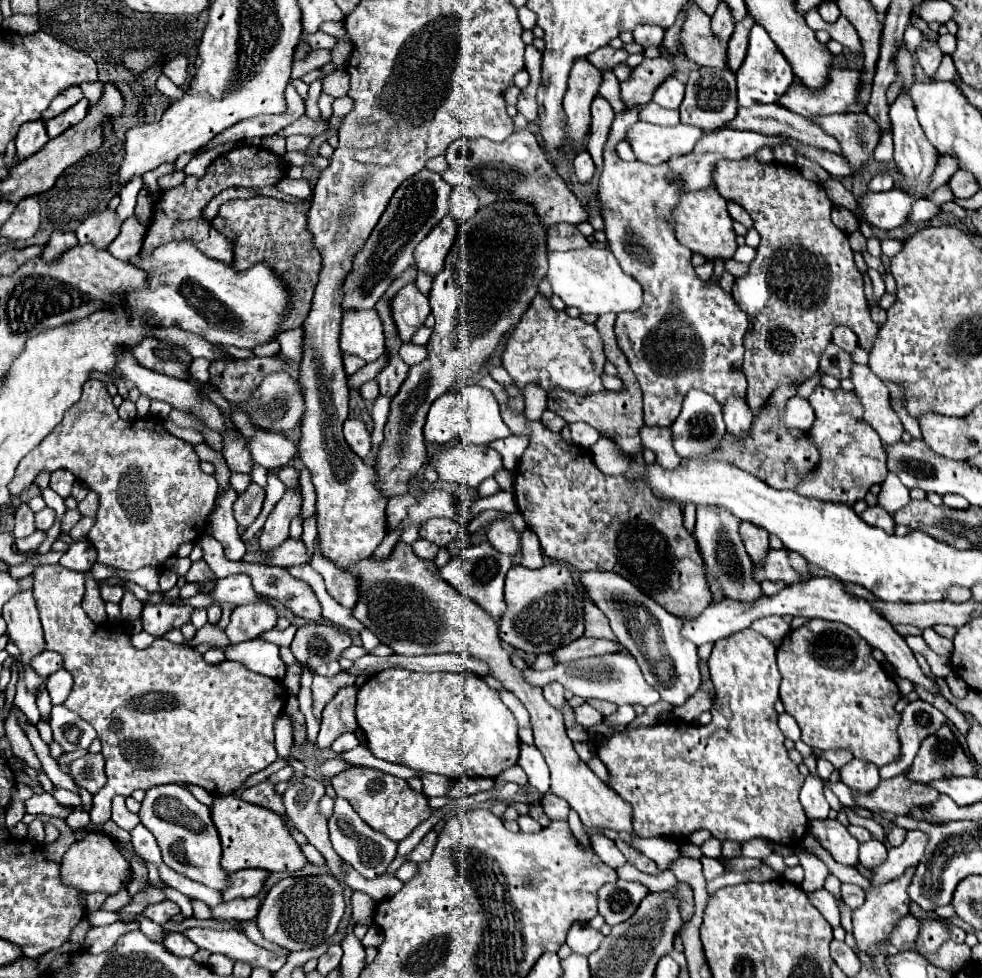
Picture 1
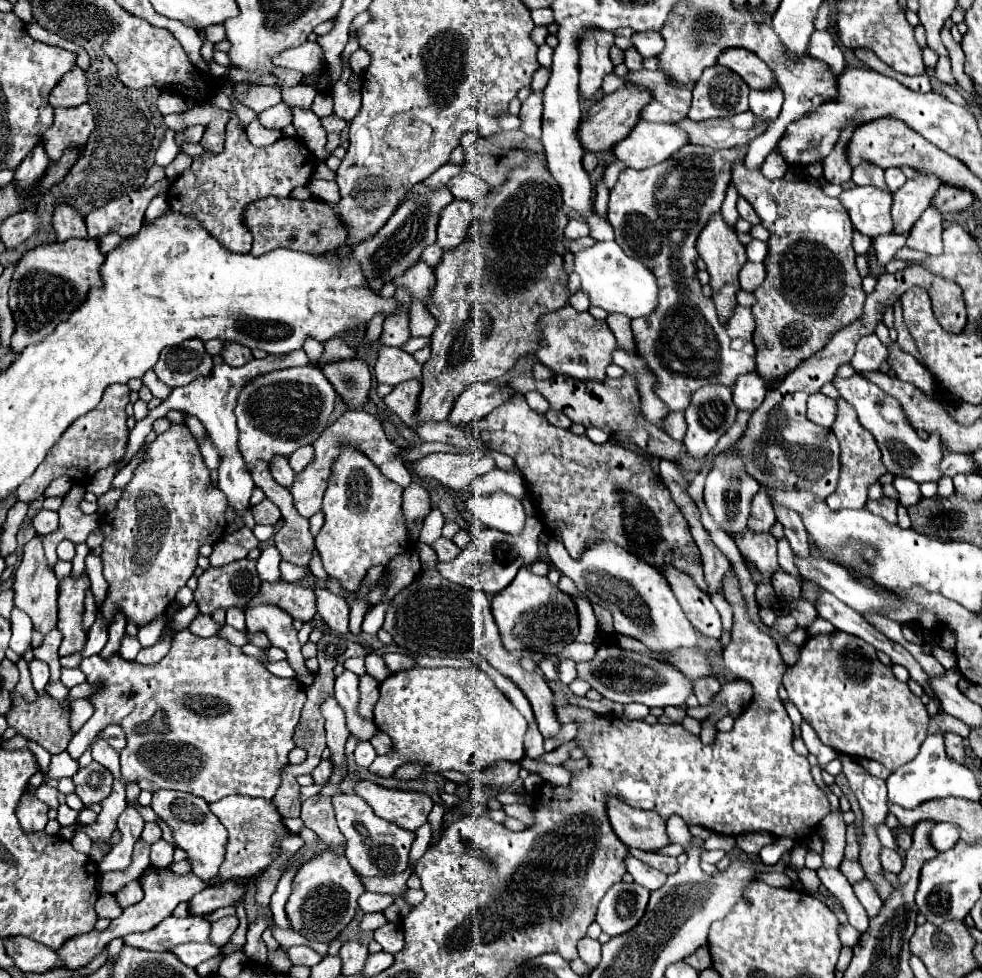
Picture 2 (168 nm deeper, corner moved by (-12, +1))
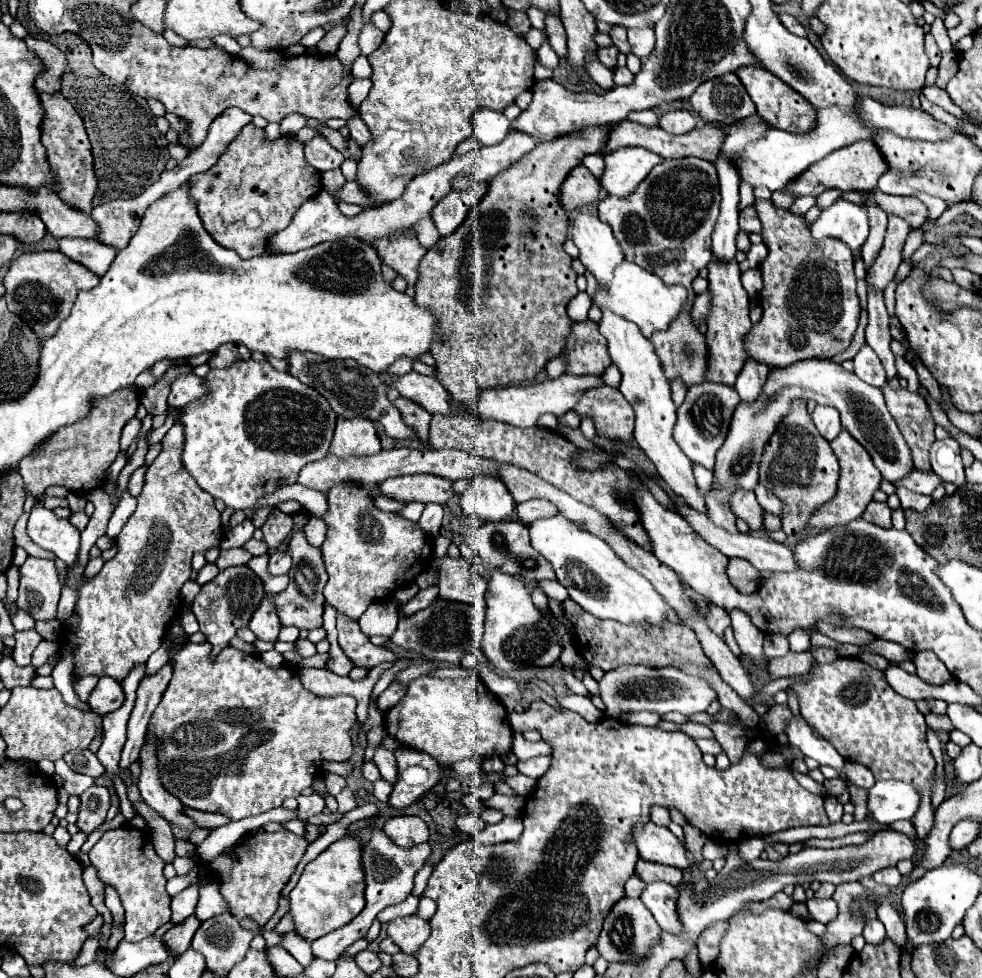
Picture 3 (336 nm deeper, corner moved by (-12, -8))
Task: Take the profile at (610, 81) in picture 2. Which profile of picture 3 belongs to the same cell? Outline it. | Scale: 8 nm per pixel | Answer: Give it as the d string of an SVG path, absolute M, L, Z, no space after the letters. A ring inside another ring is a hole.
M601 62L589 64L589 76L591 76L593 82L597 82L603 90L611 90L611 88L615 86L615 82L613 82L613 70L609 70L607 66L603 66Z

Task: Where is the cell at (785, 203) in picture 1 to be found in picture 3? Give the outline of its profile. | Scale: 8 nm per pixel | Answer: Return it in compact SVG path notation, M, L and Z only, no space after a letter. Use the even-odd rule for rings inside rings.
M755 200L753 206L763 224L761 236L765 246L769 248L769 254L761 262L763 290L759 300L761 300L763 316L757 324L753 324L749 334L743 338L747 356L755 358L761 364L767 364L769 368L787 368L789 364L801 360L813 360L813 358L827 360L847 350L857 330L859 310L861 310L859 298L855 294L851 248L837 238L831 238L831 242L815 242L815 238L811 236L811 224L805 220L805 216L797 216L791 210L777 208L771 200Z

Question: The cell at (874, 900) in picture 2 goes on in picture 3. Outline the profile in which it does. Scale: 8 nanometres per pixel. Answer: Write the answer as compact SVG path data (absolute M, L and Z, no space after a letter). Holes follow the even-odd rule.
M867 920L865 930L863 930L863 938L865 938L865 942L879 944L885 938L885 926L879 920Z

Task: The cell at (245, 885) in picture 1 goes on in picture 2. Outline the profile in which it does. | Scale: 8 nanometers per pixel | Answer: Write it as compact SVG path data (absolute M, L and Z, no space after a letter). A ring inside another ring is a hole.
M229 881L215 887L205 887L197 895L193 895L193 899L189 901L189 915L203 917L213 913L219 907L235 905L237 901L243 899L243 893L245 893L243 885L233 885Z

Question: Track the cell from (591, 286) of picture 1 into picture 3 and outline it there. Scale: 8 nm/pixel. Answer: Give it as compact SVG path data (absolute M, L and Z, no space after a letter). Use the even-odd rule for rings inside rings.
M623 260L617 268L615 268L615 276L609 284L599 286L593 294L593 304L597 308L605 308L609 312L615 312L631 322L635 322L641 332L649 338L653 332L665 330L675 318L677 314L685 308L685 300L687 300L687 292L681 286L665 286L663 280L651 272L645 272L641 266Z

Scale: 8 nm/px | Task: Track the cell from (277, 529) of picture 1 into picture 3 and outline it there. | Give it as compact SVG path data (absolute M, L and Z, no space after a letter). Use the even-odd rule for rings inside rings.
M339 418L329 454L337 458L349 456L371 456L381 452L381 442L377 438L375 426L367 418Z

